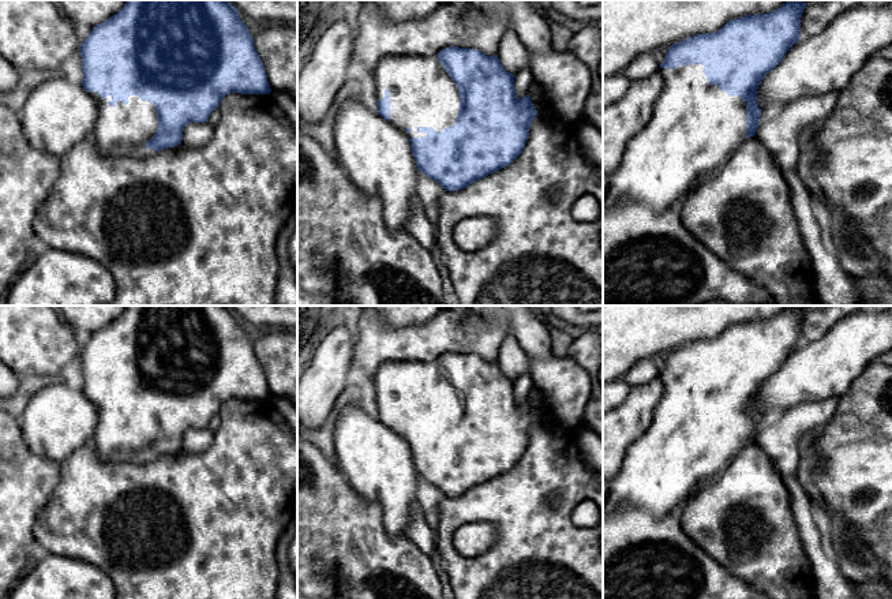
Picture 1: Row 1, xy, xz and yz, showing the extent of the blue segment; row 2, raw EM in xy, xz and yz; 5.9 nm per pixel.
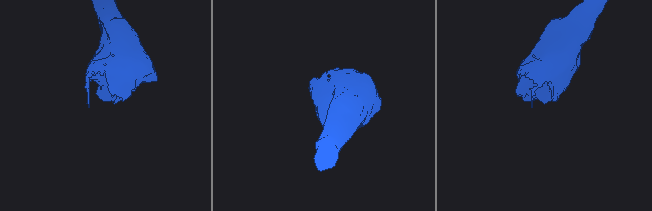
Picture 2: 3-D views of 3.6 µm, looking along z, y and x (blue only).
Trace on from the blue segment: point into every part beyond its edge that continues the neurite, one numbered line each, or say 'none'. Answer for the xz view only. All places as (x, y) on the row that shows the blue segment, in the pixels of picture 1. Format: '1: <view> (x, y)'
1: xz (422, 93)

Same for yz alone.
1: yz (649, 258)

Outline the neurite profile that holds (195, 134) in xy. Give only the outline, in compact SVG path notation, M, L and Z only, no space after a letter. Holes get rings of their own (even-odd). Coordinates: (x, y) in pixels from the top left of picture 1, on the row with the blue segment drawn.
M191 121L183 130L181 145L190 147L202 147L210 142L213 134L214 127L210 123Z

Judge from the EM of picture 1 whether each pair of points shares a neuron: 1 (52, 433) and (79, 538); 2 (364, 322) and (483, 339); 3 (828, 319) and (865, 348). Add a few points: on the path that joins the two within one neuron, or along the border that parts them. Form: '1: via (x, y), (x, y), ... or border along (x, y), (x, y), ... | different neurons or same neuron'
1: border along (86, 442), (59, 463) | different neurons
2: via (394, 339), (453, 339) | same neuron
3: border along (840, 319), (820, 337), (808, 343) | different neurons

